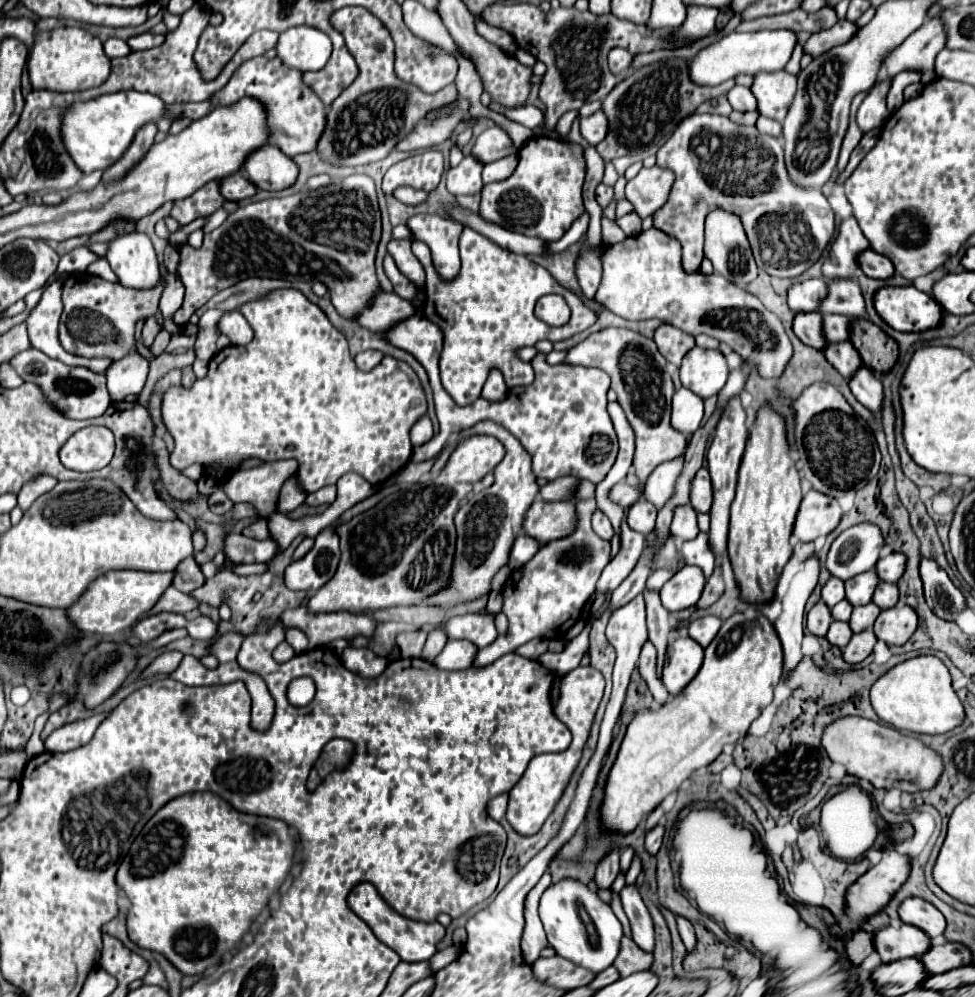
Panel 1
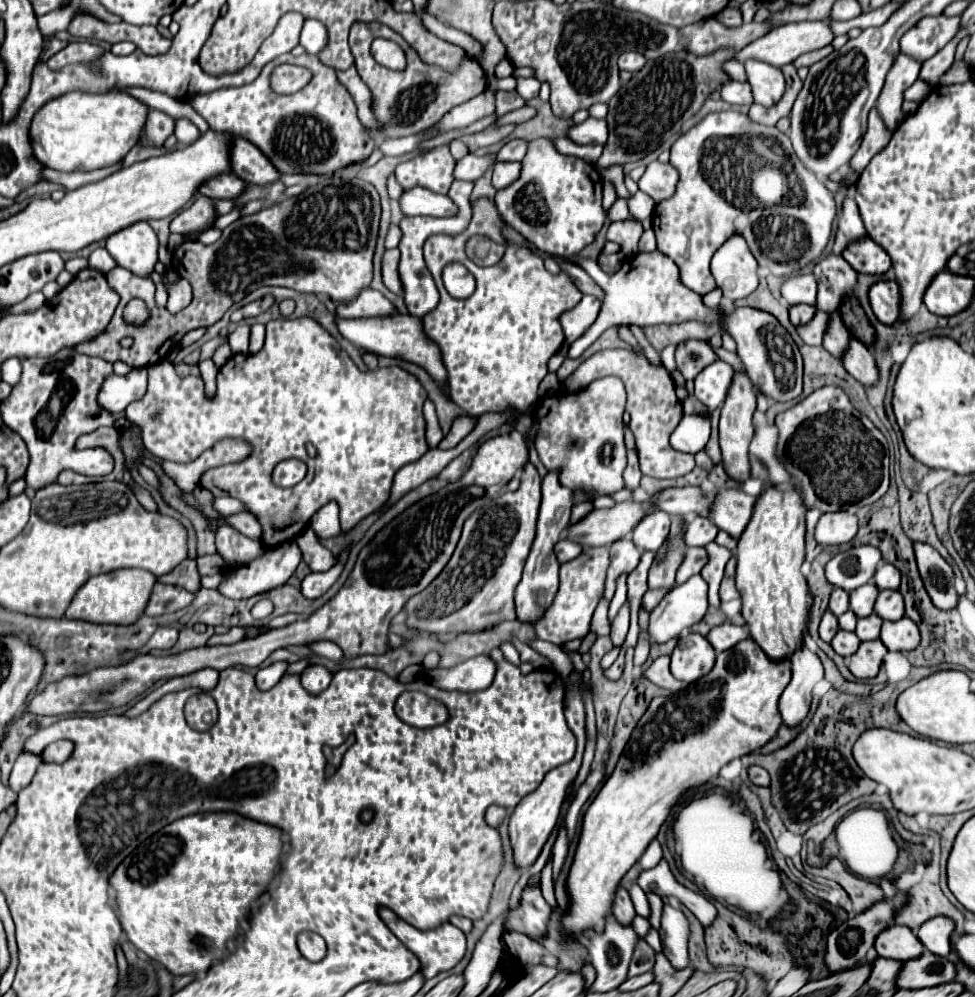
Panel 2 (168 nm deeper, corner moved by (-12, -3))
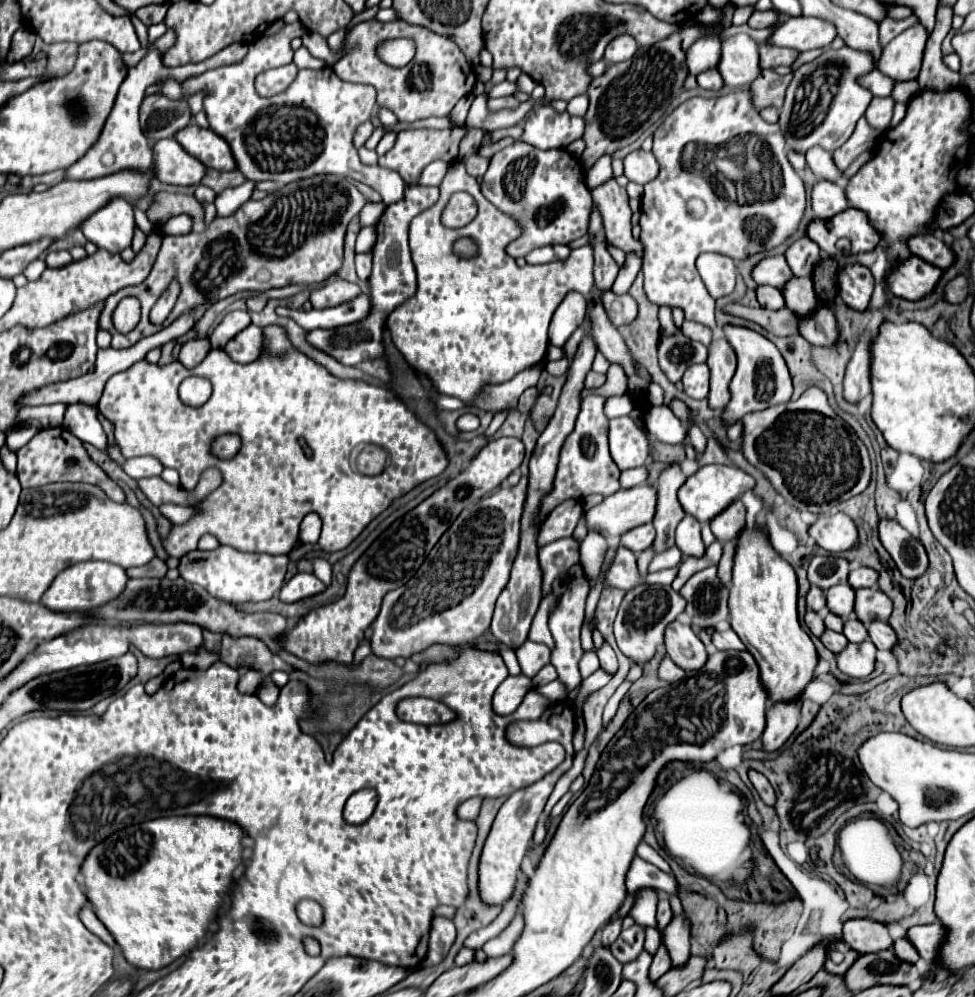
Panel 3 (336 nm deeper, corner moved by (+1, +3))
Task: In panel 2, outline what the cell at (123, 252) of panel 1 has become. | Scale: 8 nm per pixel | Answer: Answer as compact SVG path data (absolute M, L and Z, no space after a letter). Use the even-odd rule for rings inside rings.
M137 222L111 234L107 238L107 250L119 266L141 278L151 278L155 264L159 262L159 240L147 222Z

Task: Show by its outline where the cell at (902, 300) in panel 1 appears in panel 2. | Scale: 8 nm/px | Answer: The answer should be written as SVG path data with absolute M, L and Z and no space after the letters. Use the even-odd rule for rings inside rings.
M889 280L877 282L869 290L869 300L875 316L883 324L891 326L891 322L899 322L899 284L897 282L889 282Z

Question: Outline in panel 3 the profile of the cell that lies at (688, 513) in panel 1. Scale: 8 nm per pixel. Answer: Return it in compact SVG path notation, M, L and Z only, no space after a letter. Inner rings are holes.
M684 516L676 528L676 546L682 550L684 556L700 558L704 556L704 542L700 536L700 522L694 520L694 516Z

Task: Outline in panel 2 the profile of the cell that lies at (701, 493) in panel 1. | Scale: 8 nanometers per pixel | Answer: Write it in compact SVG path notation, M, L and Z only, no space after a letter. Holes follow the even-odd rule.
M739 488L721 490L713 498L709 520L715 522L719 530L725 530L733 538L739 538L751 518L753 504L755 504L755 496L749 496Z

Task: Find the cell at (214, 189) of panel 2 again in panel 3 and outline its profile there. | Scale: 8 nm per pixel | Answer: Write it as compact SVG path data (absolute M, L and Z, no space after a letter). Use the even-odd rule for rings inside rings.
M174 138L158 140L154 146L154 176L164 184L198 186L206 168L190 156Z

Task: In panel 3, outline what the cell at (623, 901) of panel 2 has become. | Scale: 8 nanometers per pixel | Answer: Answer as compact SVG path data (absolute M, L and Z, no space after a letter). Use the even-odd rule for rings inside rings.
M612 920L612 922L608 922L608 924L604 926L604 930L602 930L602 946L604 946L604 948L610 948L612 942L618 938L620 930L622 930L622 920Z

